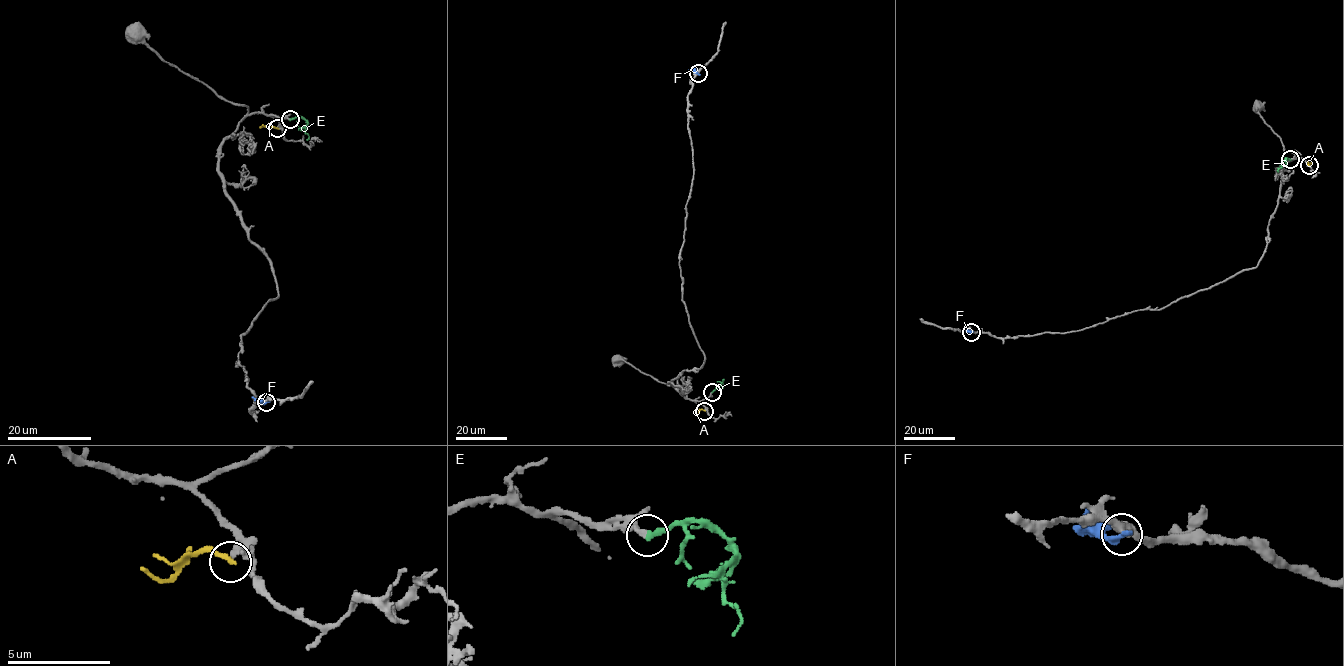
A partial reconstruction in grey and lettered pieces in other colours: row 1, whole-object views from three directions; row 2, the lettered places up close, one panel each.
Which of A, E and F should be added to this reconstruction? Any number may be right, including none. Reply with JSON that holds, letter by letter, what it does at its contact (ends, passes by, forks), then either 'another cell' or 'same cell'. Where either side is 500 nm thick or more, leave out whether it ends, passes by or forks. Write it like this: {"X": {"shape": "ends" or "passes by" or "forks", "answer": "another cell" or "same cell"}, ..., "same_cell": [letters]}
{"A": {"shape": "ends", "answer": "another cell"}, "E": {"shape": "ends", "answer": "same cell"}, "F": {"shape": "ends", "answer": "another cell"}, "same_cell": ["E"]}

